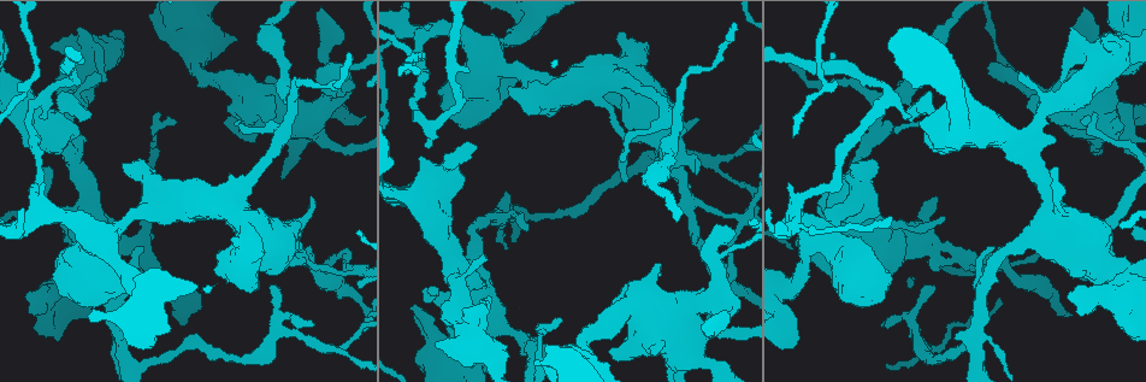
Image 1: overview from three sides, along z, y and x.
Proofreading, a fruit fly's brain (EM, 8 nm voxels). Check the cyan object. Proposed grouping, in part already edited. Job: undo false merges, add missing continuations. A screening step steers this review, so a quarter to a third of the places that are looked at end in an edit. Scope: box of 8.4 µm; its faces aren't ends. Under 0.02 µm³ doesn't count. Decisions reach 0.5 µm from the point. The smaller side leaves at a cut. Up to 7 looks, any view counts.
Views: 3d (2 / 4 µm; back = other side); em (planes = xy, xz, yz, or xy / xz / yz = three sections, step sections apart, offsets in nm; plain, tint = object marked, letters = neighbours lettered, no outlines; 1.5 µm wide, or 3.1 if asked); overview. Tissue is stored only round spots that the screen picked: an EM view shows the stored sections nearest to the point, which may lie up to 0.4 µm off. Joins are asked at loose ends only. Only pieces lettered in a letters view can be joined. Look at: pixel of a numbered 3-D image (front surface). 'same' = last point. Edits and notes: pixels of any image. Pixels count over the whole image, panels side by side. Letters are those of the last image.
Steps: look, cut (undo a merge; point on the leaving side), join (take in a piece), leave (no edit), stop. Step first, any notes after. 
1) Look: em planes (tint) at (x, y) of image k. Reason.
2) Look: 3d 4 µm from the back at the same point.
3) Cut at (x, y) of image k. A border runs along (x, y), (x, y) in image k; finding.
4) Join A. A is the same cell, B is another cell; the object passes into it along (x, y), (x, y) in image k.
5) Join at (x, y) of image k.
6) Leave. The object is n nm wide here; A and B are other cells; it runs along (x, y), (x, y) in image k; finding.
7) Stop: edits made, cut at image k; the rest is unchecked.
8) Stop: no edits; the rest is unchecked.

Look: 3d 2 µm at (734, 27) of image 1. End of a long branch.

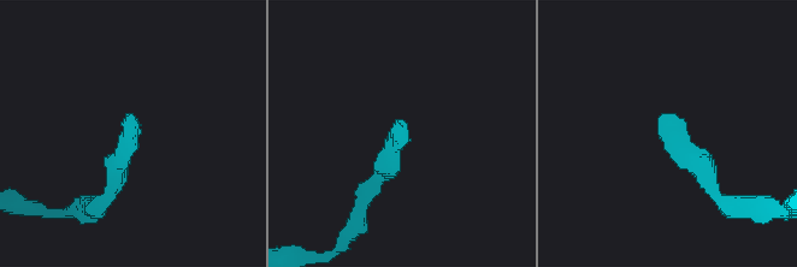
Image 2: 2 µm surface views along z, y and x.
Look: em planes (letters) at (405, 127) of image 2.

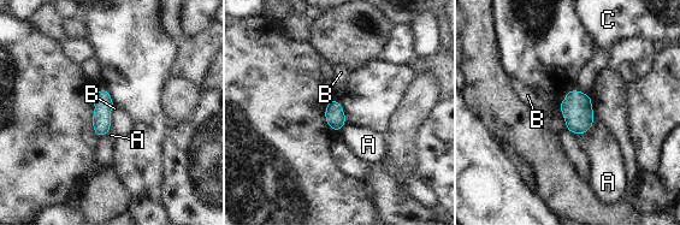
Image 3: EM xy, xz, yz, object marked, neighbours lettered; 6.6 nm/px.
Leave. A, B and C are other cells; a border runs along (113, 105), (110, 112), (110, 129) in image 3; none of them fits.

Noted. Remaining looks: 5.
Look: 3d 2 µm at (267, 30) of image 1. Abrupt turn.

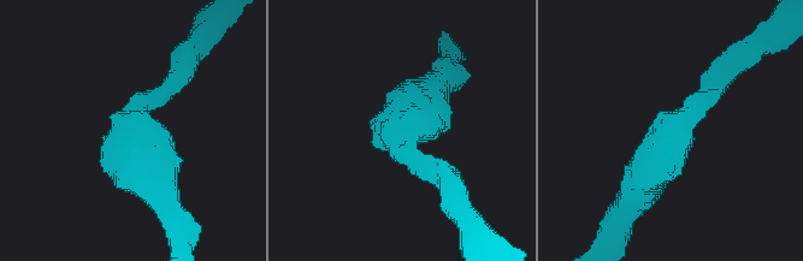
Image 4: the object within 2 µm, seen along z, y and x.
Look: em planes (plain) at (128, 124) of image 4. The arms are 200, 220 nm wide; now the EM.

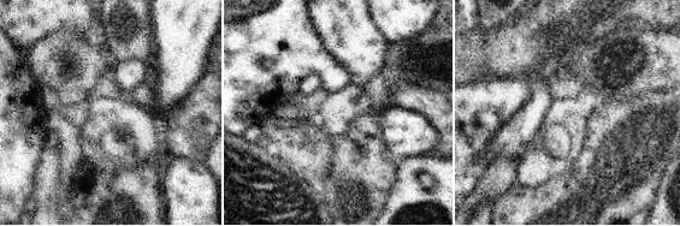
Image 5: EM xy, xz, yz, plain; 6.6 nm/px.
Look: em planes (letters) at the same point.

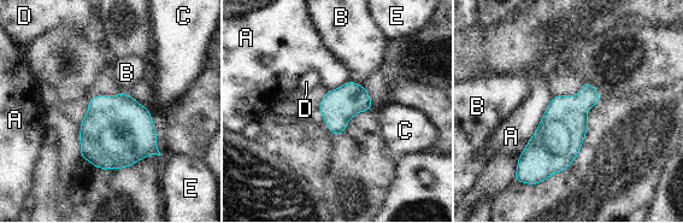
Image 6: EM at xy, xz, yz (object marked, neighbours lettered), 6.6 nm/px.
Leave. The object is 240 nm wide here; A, B, C, D and E are other cells; a border runs along (553, 95), (531, 139), (517, 158) in image 6; continuous, no second neuron.

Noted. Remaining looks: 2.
Look: em planes (letters) at (467, 307) of image 1. Thick end.

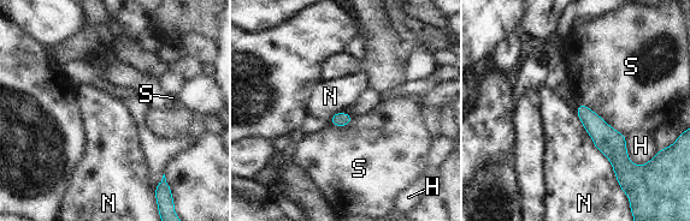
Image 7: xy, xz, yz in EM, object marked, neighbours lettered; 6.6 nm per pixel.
Leave. The longest contact is with N, 600 nm; H, N and S are other cells; no lettered piece goes on from it.

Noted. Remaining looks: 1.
Stop: no edits; the rest is unchecked.

